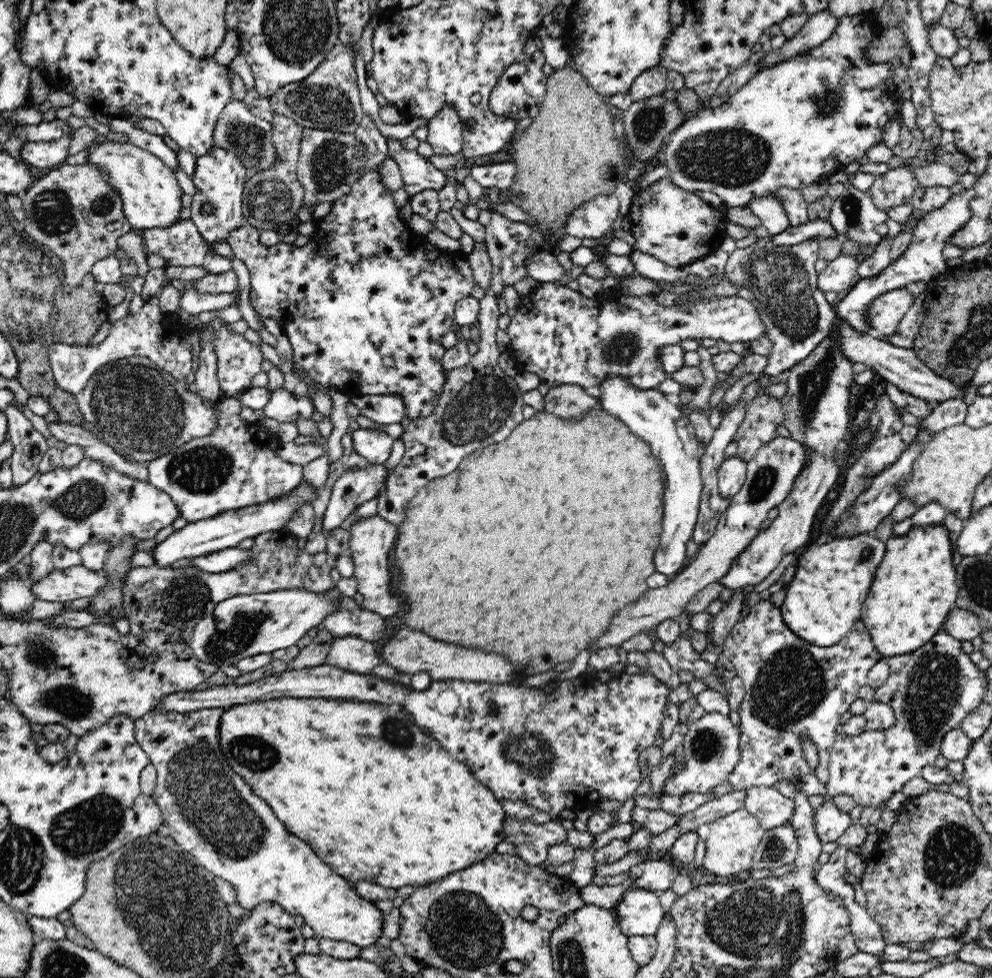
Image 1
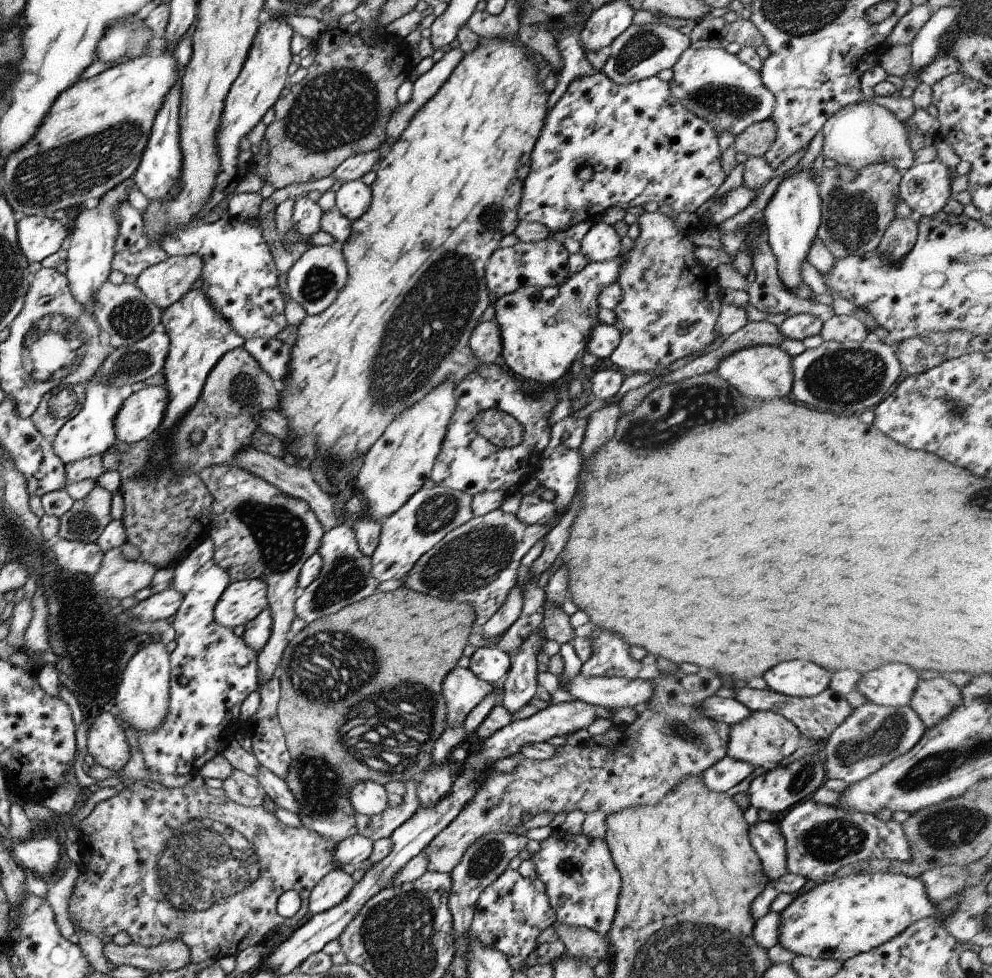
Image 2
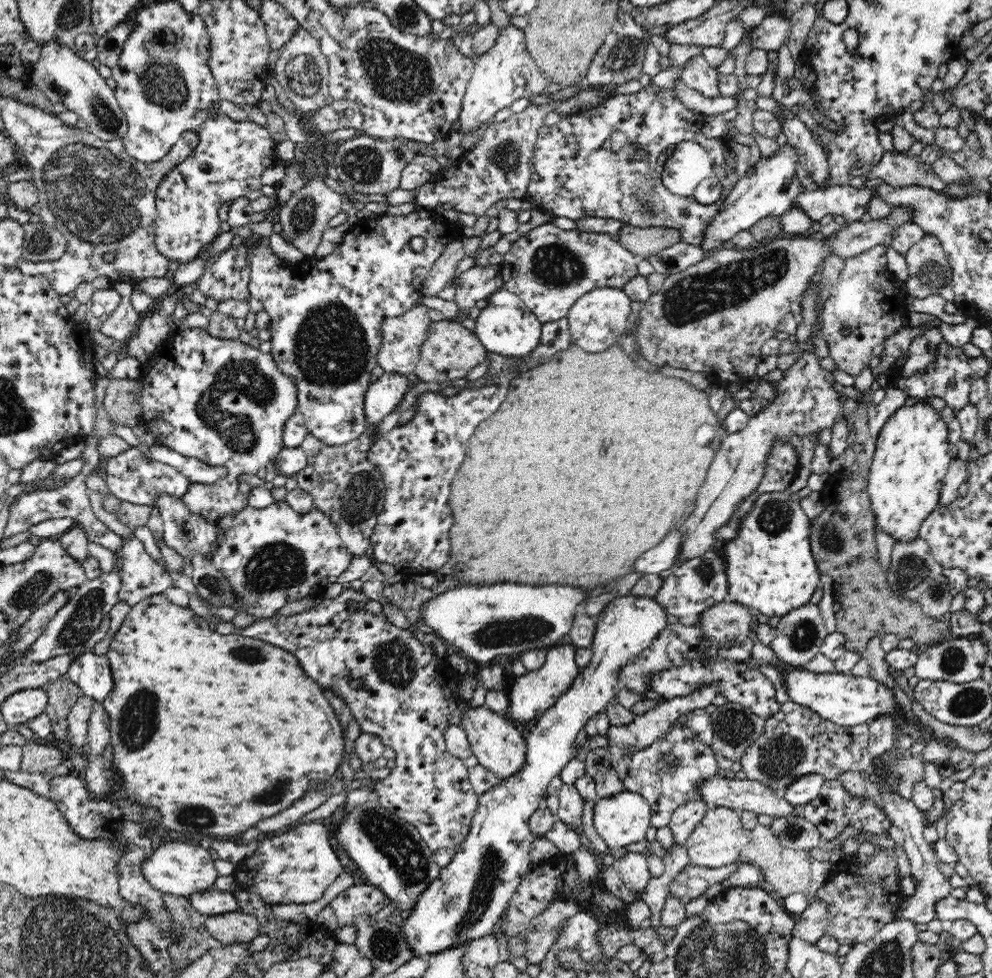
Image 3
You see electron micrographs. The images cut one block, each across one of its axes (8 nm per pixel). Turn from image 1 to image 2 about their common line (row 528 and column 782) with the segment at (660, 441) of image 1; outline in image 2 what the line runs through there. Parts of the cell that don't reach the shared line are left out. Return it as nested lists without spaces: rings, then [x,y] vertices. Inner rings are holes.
[[[781,662],[767,670],[762,678],[767,689],[790,697],[812,697],[828,687],[833,672],[813,662]]]

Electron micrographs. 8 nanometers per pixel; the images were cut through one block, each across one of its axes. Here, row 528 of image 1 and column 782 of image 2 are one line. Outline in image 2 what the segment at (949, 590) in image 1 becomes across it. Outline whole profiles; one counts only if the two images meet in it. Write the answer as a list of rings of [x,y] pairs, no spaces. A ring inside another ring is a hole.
[[[853,873],[829,878],[802,893],[779,913],[778,943],[796,956],[842,962],[865,953],[912,922],[937,916],[918,877],[899,873]]]

